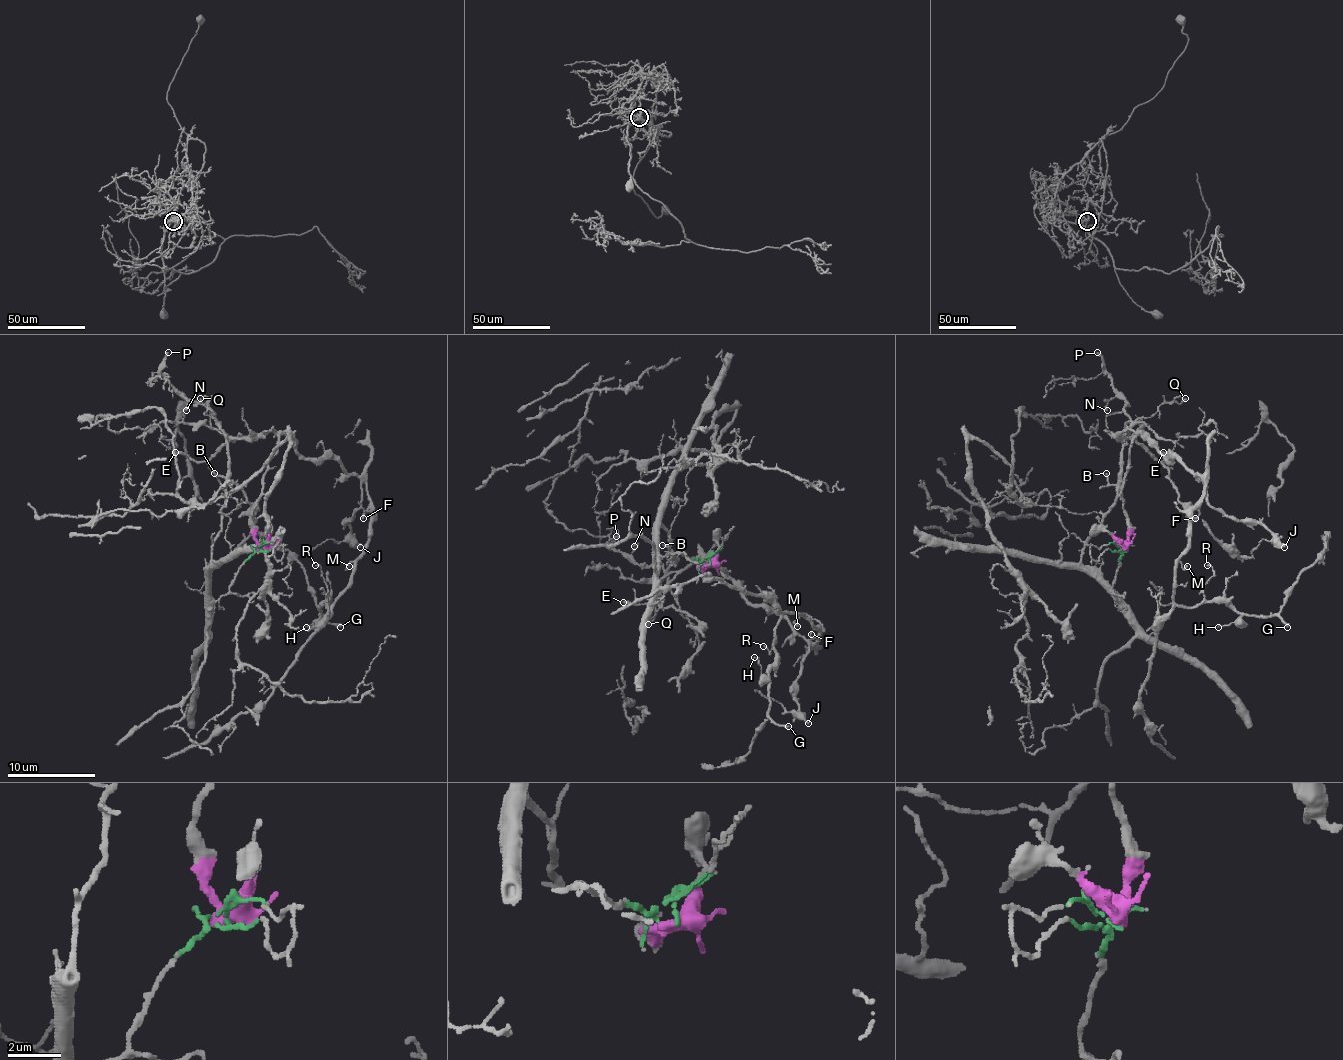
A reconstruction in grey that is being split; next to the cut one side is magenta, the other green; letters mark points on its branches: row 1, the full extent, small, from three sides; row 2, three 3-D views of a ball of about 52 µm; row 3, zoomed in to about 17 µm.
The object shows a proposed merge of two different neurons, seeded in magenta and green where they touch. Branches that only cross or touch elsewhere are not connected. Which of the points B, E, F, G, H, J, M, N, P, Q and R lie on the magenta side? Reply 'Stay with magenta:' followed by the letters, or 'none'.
Stay with magenta: E, F, G, H, J, M, R

